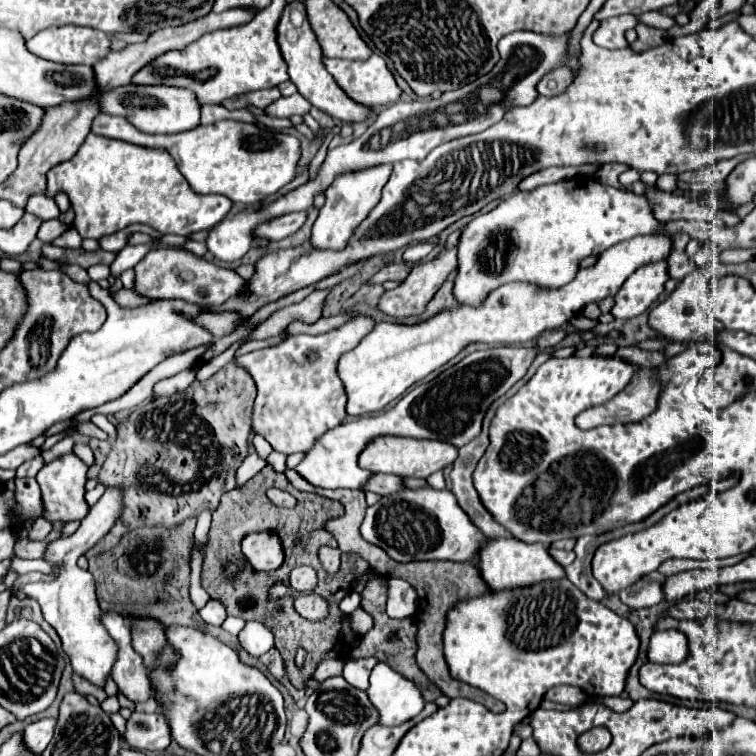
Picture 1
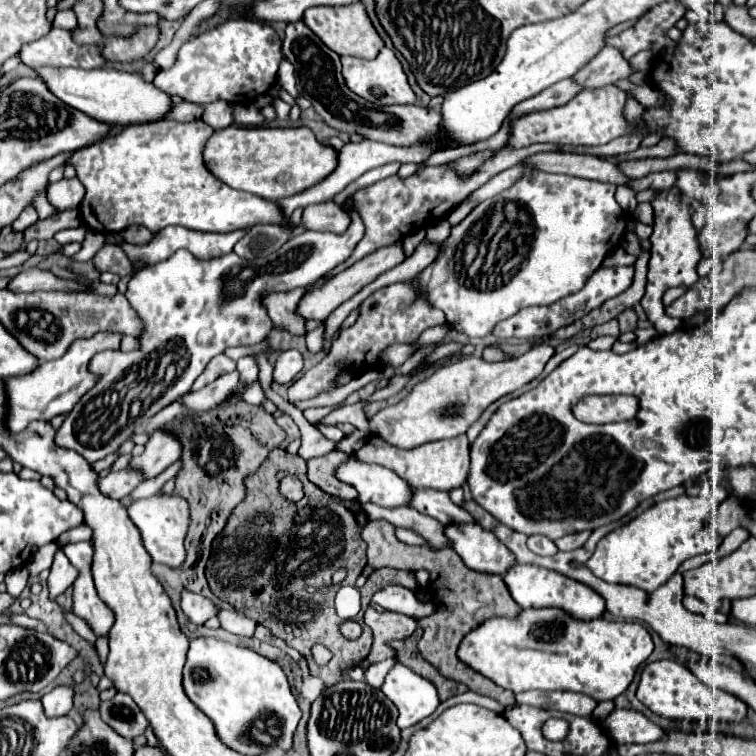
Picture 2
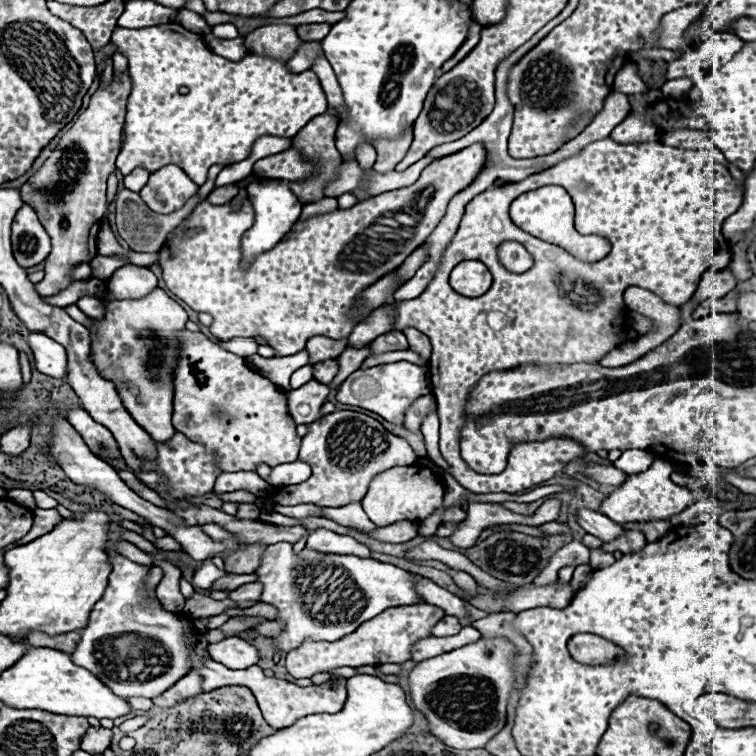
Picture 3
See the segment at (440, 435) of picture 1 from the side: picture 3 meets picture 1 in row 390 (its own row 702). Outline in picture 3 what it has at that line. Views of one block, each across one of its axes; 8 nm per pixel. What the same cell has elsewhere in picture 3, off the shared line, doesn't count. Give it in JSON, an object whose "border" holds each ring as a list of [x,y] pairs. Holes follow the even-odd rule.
{"border":[[[478,640],[452,652],[418,662],[408,674],[408,700],[430,726],[430,732],[450,748],[474,750],[502,730],[506,722],[506,704],[514,686],[514,646],[500,640]]]}

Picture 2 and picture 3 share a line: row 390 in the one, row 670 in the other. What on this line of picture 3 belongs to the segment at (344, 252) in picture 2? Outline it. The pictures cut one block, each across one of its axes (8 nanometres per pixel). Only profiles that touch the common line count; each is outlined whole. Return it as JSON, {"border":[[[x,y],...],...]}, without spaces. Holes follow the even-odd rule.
{"border":[[[110,556],[110,562],[112,562],[112,572],[108,588],[102,600],[98,600],[94,610],[90,612],[88,624],[82,630],[82,640],[72,652],[72,662],[90,670],[116,696],[154,698],[164,690],[168,690],[176,680],[188,674],[188,636],[184,632],[188,618],[176,616],[174,612],[164,610],[158,600],[148,600],[144,596],[144,574],[148,574],[148,568],[124,556]]]}

